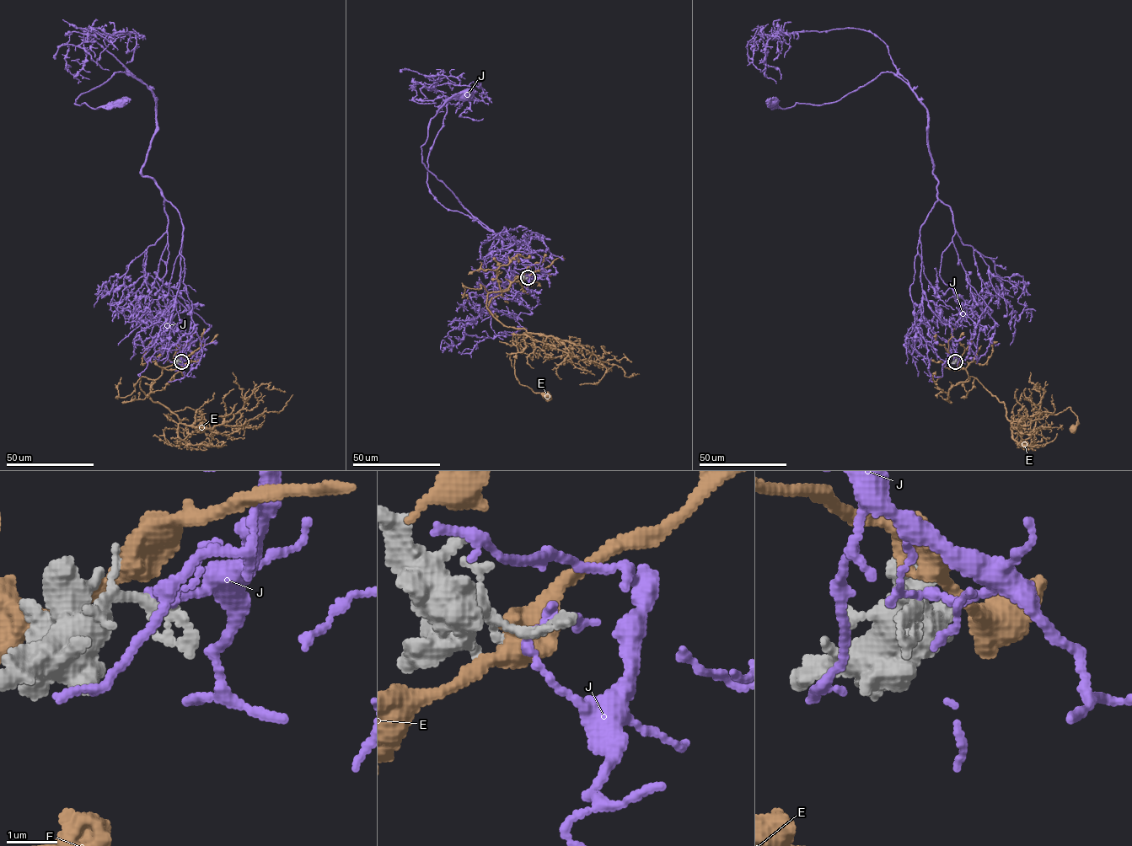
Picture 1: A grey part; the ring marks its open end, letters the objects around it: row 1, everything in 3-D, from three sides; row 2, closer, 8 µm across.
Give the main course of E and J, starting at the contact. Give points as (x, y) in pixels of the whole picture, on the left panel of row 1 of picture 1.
E: (178, 360), (157, 379), (142, 377), (140, 388), (177, 416), (174, 422), (168, 414), (195, 409), (202, 428)
J: (179, 360), (209, 324), (178, 289), (179, 212), (142, 172), (155, 95), (115, 72), (75, 104), (119, 104)

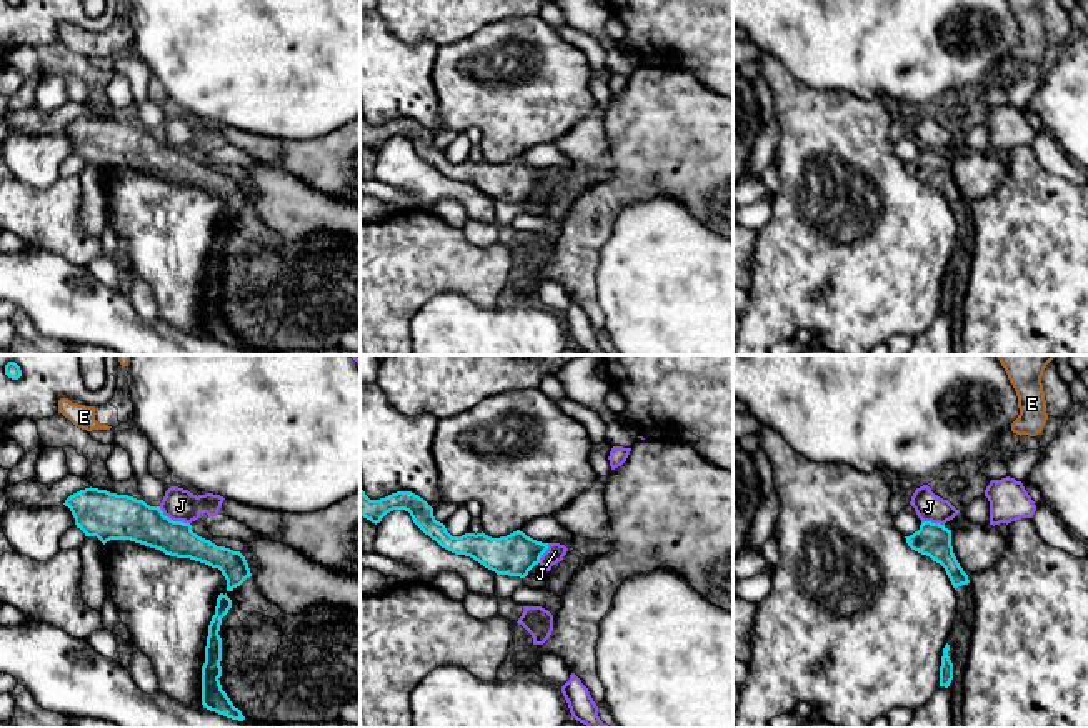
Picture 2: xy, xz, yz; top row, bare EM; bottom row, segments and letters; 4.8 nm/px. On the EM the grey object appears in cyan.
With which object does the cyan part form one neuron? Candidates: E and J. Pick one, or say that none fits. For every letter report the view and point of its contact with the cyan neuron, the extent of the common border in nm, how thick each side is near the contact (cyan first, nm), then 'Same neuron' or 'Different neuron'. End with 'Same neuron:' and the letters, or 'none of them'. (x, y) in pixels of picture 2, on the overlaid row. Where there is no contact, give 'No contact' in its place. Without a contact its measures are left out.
E: No contact. Different neuron
J: Touches cyan at xy (172, 520). Shared border 170 nm. Thickness 220 nm (cyan) against 160 nm. Different neuron
Same neuron: none of them

